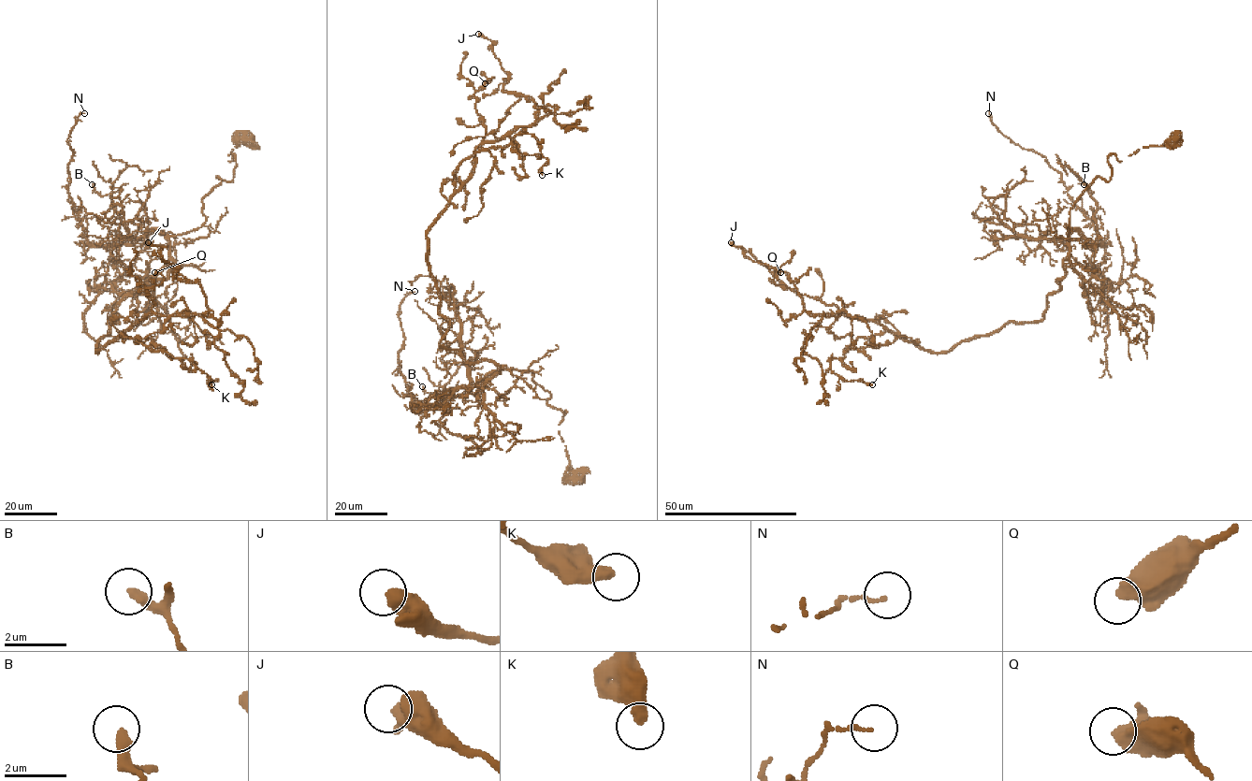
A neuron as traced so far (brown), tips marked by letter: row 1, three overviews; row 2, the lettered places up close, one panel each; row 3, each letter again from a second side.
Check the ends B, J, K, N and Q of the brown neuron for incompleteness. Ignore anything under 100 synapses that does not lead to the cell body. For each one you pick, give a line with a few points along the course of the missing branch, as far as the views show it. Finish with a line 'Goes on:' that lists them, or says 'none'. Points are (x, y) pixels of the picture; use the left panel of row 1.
Goes on: none

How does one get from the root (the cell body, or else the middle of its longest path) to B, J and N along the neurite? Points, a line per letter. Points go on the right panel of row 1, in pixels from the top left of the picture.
B: (1178, 140), (1109, 156), (1111, 180), (1098, 177), (1070, 209), (1067, 234), (1092, 243), (1097, 205), (1084, 184)
J: (1178, 140), (1109, 156), (1111, 180), (1070, 209), (1041, 319), (946, 351), (810, 314), (786, 273), (731, 242)
N: (1178, 140), (1109, 156), (1111, 180), (1085, 189), (1067, 232), (1100, 245), (1061, 175), (988, 113)

